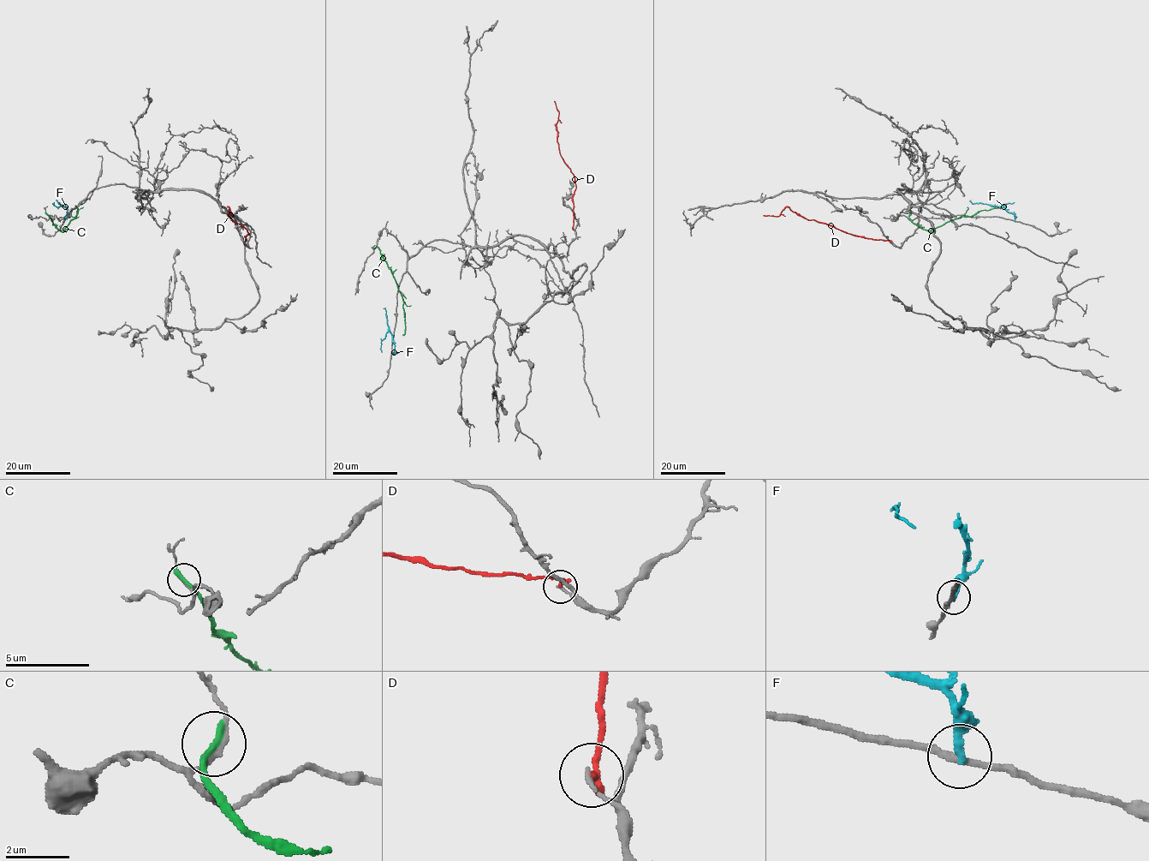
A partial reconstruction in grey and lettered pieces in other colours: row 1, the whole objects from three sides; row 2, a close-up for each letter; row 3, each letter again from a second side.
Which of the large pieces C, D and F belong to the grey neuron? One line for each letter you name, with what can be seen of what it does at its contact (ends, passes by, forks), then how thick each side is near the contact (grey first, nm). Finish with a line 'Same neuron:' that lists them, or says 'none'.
Same neuron: none

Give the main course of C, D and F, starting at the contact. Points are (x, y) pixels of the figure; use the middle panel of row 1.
C: (375, 248), (377, 247), (387, 262), (403, 299), (405, 334), (402, 334)
D: (573, 228), (573, 196), (575, 183), (559, 149), (556, 126), (559, 110), (554, 101)
F: (391, 352), (394, 350), (392, 335), (387, 323), (386, 310), (383, 308)

